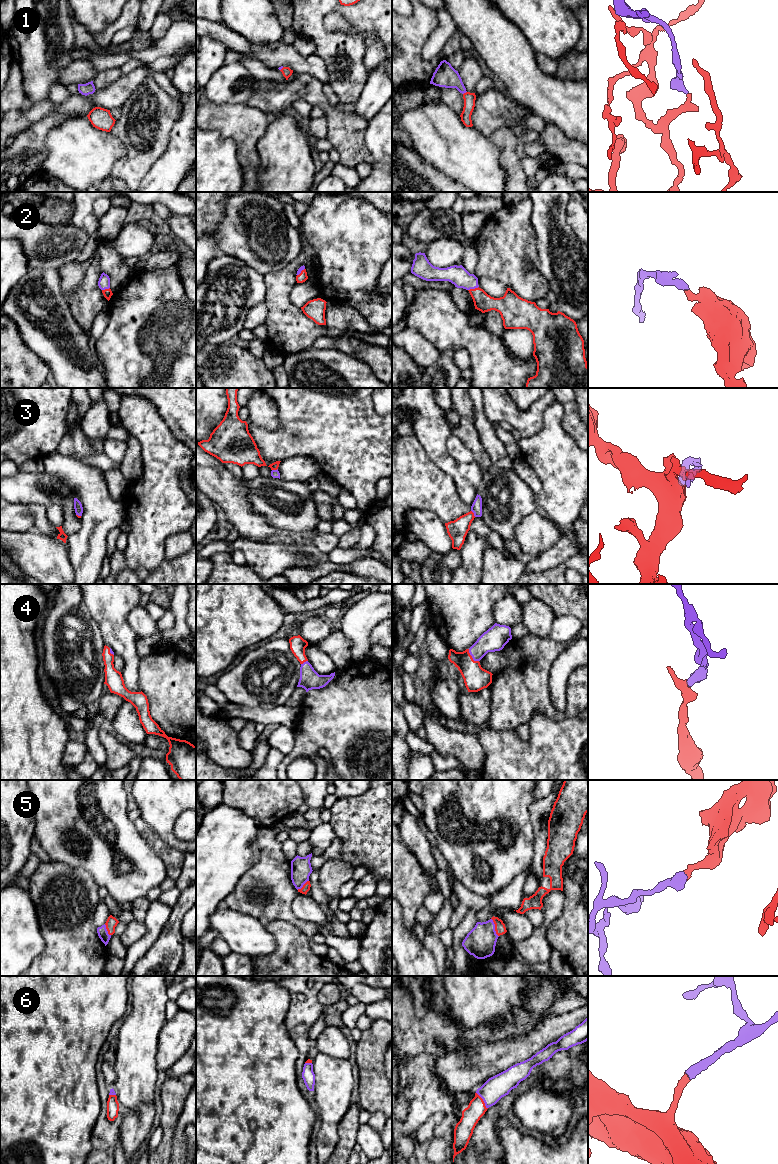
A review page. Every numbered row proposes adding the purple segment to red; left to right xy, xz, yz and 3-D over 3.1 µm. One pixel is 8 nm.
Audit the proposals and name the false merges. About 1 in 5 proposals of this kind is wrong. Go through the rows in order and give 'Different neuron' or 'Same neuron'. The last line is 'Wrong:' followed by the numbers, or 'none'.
1: Same neuron
2: Same neuron
3: Same neuron
4: Same neuron
5: Same neuron
6: Same neuron
Wrong: none

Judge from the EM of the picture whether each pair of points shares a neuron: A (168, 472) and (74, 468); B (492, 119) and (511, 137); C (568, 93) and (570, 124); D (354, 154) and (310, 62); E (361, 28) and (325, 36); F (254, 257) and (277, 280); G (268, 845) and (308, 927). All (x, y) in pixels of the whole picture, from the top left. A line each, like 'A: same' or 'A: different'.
A: different
B: different
C: same
D: different
E: same
F: different
G: same

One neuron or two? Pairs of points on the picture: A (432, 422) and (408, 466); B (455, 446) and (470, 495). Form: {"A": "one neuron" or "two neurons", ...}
{"A": "two neurons", "B": "two neurons"}

